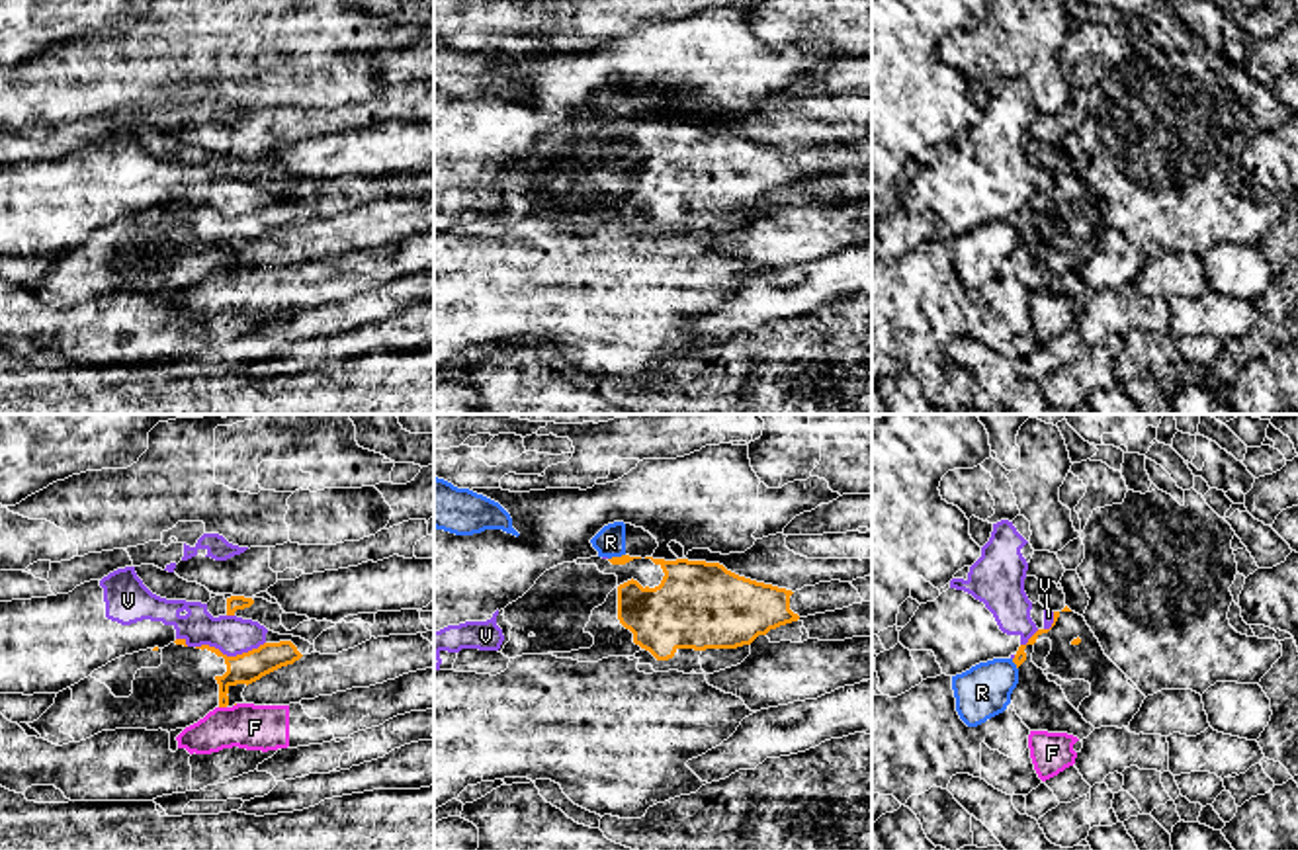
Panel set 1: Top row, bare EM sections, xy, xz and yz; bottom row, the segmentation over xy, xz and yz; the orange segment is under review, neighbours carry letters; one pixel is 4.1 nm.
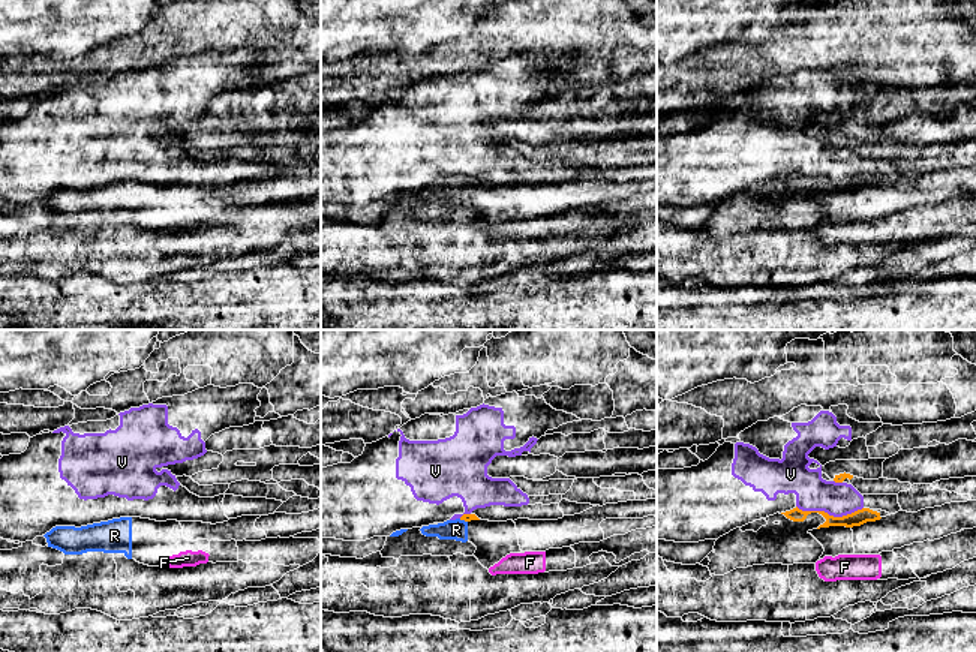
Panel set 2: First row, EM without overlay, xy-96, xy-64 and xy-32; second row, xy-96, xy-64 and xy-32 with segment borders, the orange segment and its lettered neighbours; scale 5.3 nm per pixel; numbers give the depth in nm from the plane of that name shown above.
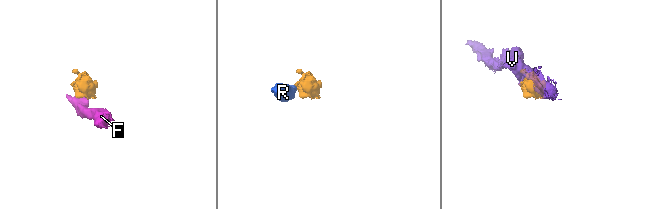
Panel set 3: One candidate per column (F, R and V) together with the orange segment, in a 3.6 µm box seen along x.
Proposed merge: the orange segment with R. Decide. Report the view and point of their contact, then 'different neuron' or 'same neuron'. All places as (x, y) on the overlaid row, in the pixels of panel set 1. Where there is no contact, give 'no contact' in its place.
meets orange in yz at (1015, 663); different neuron

